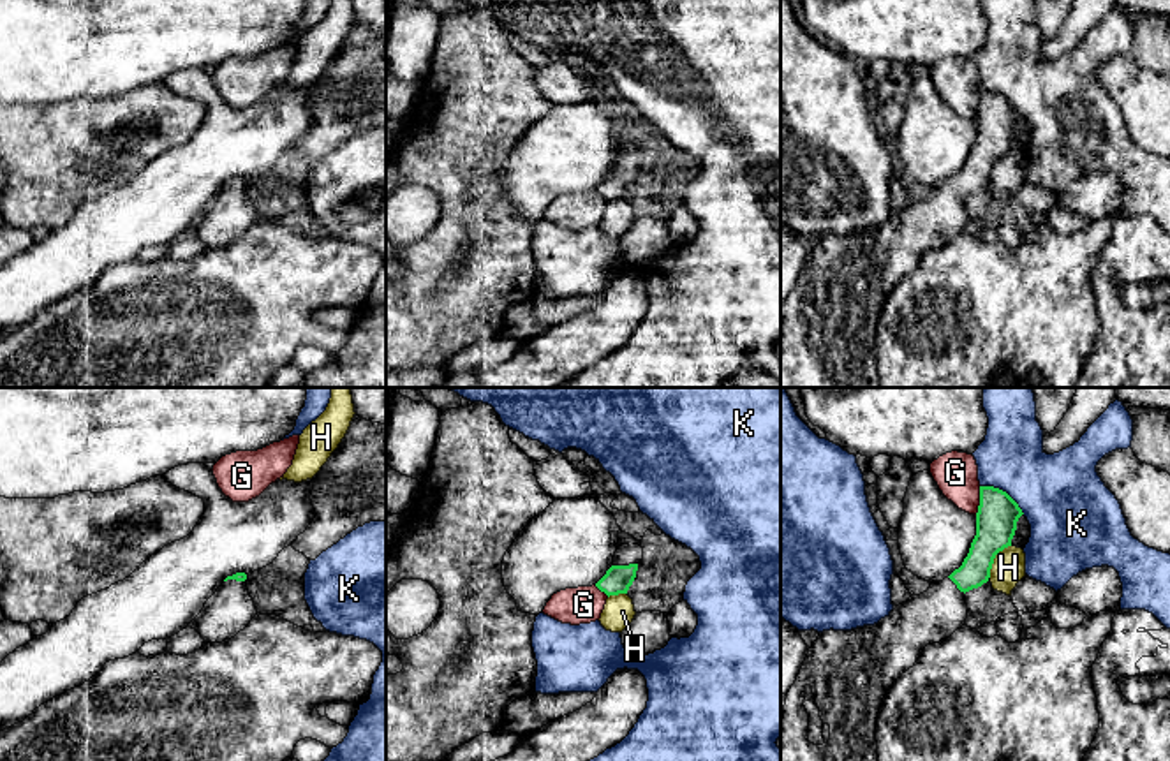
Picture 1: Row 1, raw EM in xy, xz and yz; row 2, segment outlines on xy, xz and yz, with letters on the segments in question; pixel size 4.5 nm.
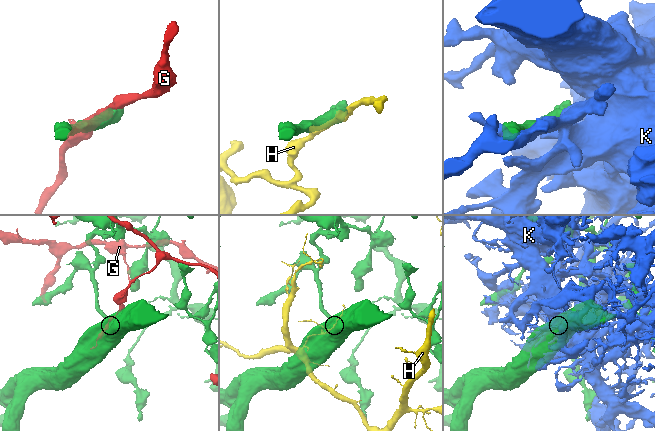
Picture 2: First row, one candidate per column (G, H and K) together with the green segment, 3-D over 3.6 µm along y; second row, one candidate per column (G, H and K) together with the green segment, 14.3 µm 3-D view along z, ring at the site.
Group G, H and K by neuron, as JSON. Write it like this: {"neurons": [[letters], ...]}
{"neurons": [["G"], ["H"], ["K"]]}

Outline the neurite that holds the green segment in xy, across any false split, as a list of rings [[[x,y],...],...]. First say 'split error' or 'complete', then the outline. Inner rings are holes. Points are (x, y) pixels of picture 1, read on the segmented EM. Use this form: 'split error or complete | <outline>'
split error | [[[245,573],[227,576],[196,617],[192,629],[206,645],[234,638],[257,615],[245,580]]]

